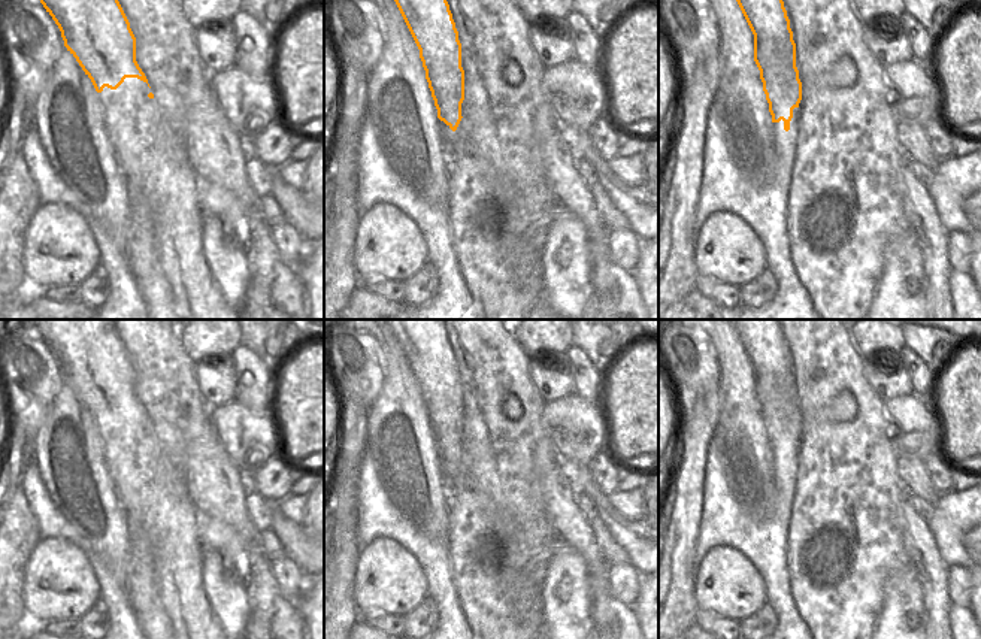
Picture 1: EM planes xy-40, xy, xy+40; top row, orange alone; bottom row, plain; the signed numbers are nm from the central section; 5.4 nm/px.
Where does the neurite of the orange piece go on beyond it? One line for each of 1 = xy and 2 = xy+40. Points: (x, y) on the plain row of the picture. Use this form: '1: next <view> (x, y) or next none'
1: next xy (454, 475)
2: next none

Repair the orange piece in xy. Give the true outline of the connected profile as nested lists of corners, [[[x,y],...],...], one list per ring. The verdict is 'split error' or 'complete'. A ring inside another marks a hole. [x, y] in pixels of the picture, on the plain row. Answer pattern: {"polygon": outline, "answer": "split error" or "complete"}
{"polygon": [[[384,320],[393,330],[418,384],[451,490],[464,485],[464,405],[461,378],[443,320]]], "answer": "split error"}

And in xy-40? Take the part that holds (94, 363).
{"polygon": [[[34,320],[61,366],[64,381],[91,414],[109,476],[130,521],[151,542],[160,602],[175,639],[227,639],[202,587],[199,512],[175,469],[160,455],[151,421],[136,396],[136,372],[112,320]]], "answer": "split error"}

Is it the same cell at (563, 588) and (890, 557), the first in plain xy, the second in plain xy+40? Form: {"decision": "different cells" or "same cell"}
{"decision": "different cells"}

